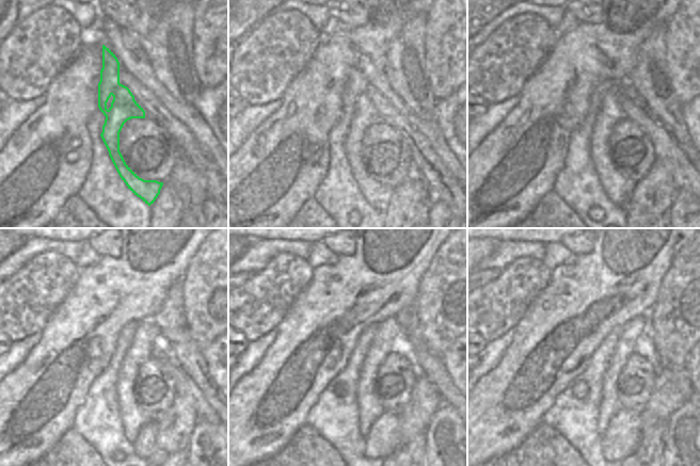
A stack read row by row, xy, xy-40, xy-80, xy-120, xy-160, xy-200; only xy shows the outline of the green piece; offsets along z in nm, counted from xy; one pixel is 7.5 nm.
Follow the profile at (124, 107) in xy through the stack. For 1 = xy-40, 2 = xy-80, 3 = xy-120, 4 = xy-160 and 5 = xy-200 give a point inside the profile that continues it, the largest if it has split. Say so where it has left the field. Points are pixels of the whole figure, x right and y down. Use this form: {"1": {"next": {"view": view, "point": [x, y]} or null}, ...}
{"1": {"next": {"view": "xy-40", "point": [379, 192]}}, "2": {"next": {"view": "xy-80", "point": [618, 188]}}, "3": {"next": {"view": "xy-120", "point": [133, 418]}}, "4": {"next": {"view": "xy-160", "point": [369, 408]}}, "5": {"next": {"view": "xy-200", "point": [609, 405]}}}

